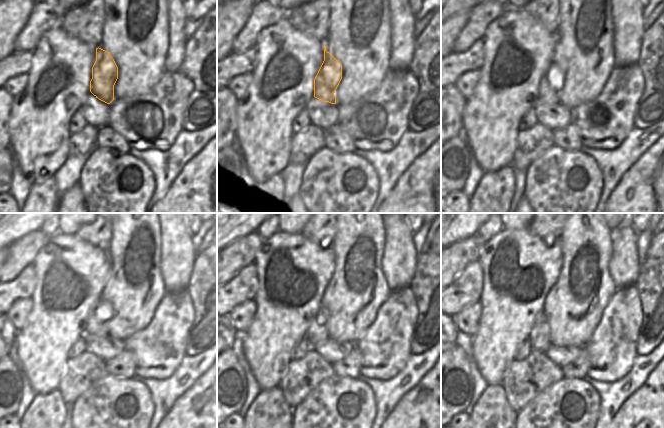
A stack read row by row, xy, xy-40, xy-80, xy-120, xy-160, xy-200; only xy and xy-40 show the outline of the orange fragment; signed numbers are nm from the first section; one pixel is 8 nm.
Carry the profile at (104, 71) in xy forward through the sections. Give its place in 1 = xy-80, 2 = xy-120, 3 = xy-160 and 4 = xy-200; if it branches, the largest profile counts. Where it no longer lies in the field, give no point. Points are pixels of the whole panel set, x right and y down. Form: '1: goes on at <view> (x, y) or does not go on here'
1: goes on at xy-80 (547, 93)
2: goes on at xy-120 (95, 325)
3: goes on at xy-160 (317, 331)
4: goes on at xy-200 (539, 337)

